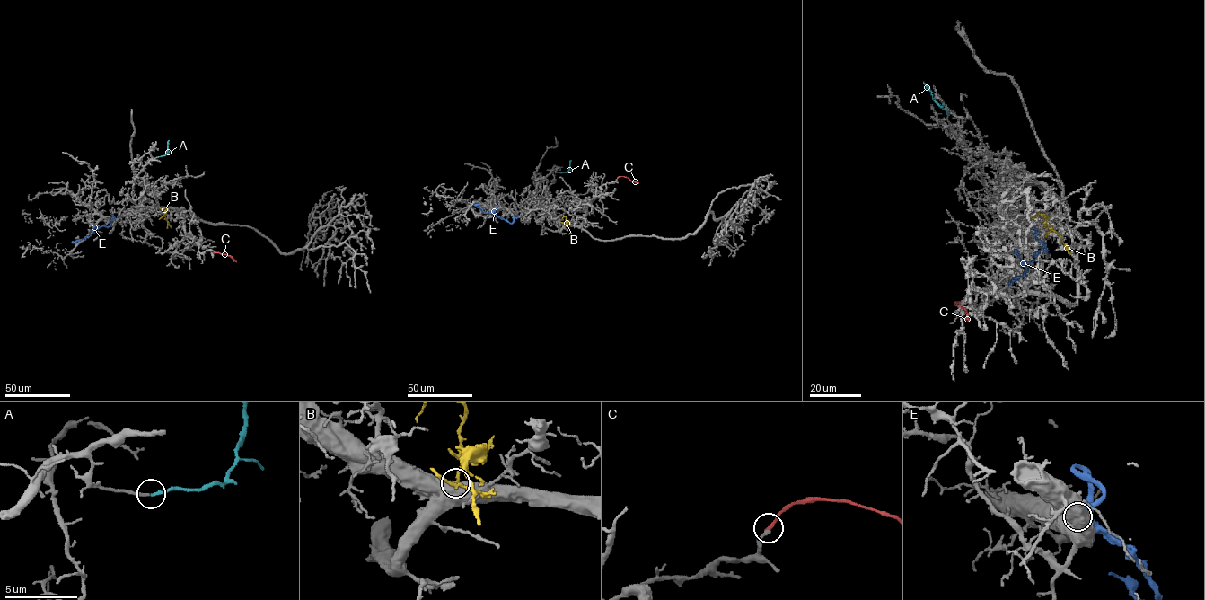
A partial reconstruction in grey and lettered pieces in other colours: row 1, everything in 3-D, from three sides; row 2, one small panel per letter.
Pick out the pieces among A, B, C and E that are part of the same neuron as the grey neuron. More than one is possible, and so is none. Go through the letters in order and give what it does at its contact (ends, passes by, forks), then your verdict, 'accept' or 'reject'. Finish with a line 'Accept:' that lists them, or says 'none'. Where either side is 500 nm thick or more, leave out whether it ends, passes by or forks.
A: it ends | accept
B: accept
C: it ends | accept
E: reject
Accept: A, B, C

